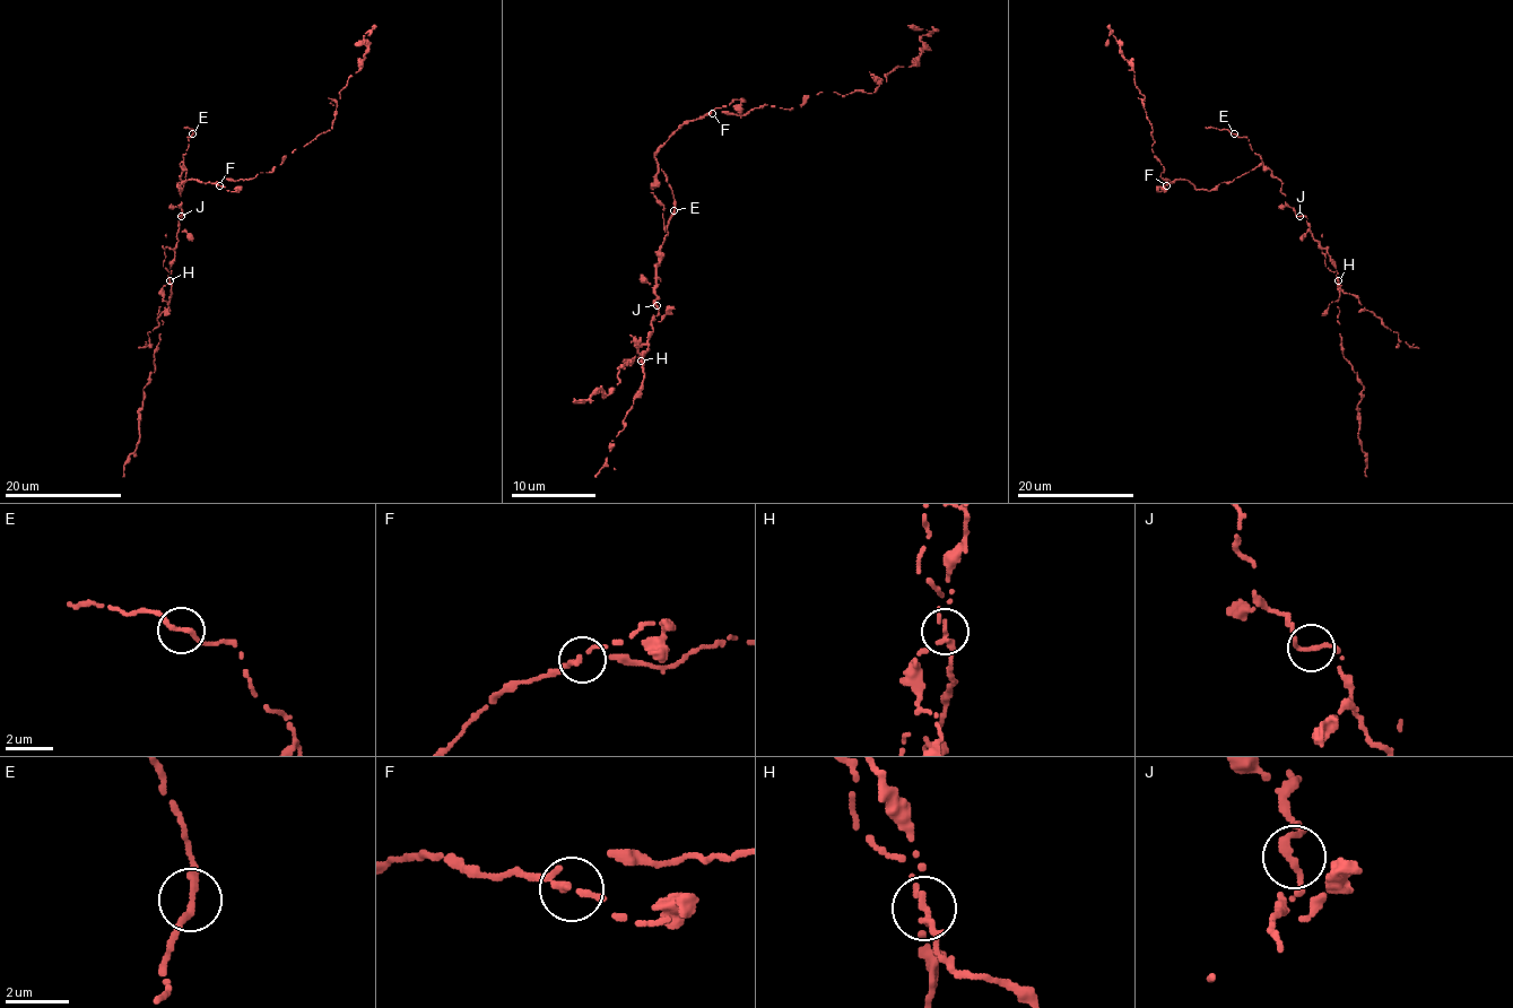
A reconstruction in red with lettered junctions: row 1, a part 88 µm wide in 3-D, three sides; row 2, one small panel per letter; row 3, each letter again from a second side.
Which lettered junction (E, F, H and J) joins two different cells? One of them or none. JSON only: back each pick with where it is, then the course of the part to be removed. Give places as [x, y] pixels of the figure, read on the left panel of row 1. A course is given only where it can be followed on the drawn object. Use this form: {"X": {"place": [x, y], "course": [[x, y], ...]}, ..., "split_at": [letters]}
{"H": {"place": [170, 280], "course": [[170, 280], [167, 309], [157, 319], [158, 324], [147, 333], [146, 345], [151, 344]]}, "split_at": ["H"]}

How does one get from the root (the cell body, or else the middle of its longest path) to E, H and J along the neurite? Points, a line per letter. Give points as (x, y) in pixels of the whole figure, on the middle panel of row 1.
E: (663, 210), (666, 240), (661, 250), (667, 235), (667, 220), (674, 210)
H: (663, 210), (666, 240), (657, 252), (661, 279), (654, 288), (659, 313), (652, 315), (649, 349), (640, 359)
J: (663, 210), (666, 240), (657, 252), (661, 279), (654, 288), (657, 305)

